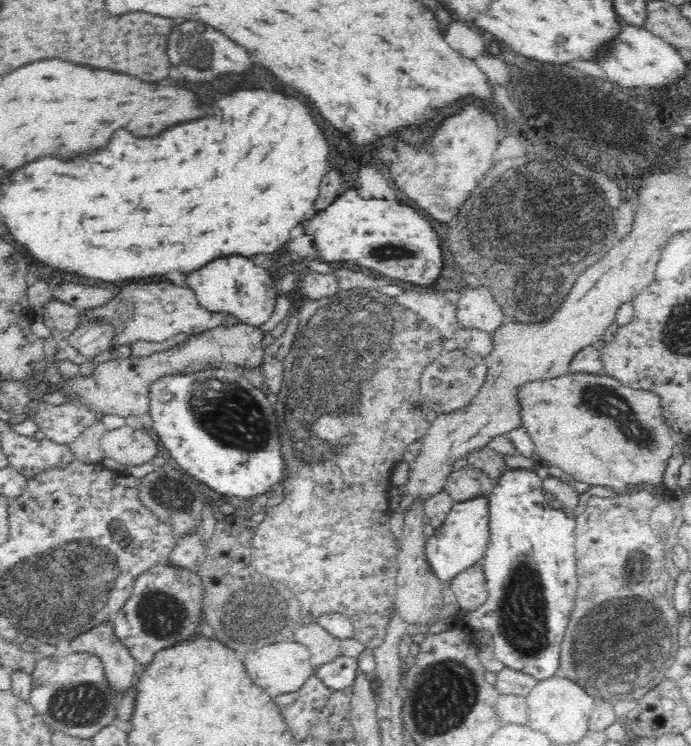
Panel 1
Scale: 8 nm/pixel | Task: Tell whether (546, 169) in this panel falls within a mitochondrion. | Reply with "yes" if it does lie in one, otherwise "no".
yes

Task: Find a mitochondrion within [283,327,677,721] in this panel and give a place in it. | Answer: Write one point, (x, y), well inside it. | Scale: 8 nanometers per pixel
(521, 610)

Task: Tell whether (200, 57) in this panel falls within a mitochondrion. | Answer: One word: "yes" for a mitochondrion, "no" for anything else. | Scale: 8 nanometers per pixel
yes

